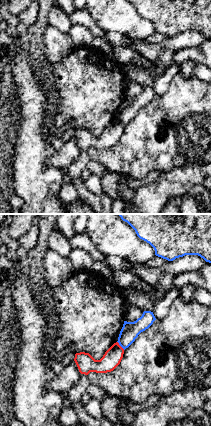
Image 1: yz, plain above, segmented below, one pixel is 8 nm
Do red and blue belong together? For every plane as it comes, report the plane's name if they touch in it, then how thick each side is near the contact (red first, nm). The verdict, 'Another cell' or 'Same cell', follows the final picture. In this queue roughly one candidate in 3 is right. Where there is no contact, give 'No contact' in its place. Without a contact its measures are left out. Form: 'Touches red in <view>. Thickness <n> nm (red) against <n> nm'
Touches red in yz. Thickness 150 nm (red) against 140 nm

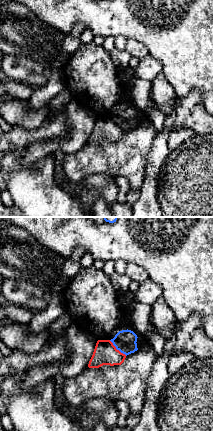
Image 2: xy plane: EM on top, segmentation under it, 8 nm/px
Touches red in xy. Thickness 190 nm (red) against 180 nm

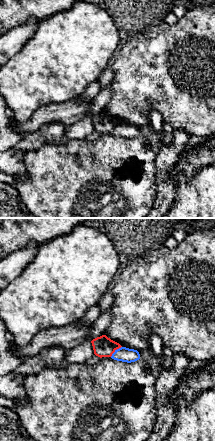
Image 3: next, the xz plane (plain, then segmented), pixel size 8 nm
Touches red in xz. Thickness 160 nm (red) against 120 nm

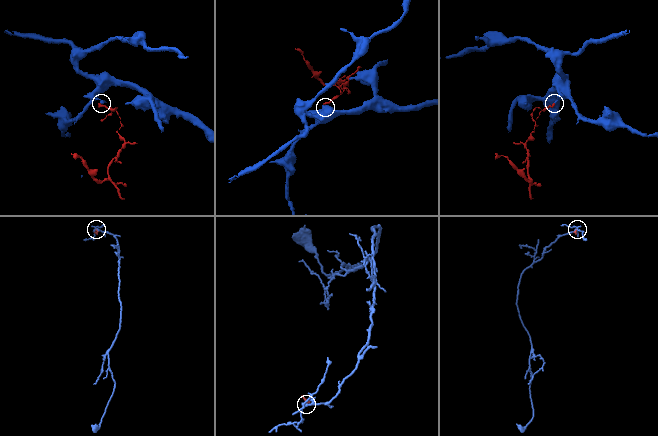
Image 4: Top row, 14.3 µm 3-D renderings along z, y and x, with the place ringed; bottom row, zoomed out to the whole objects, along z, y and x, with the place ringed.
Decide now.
Another cell

